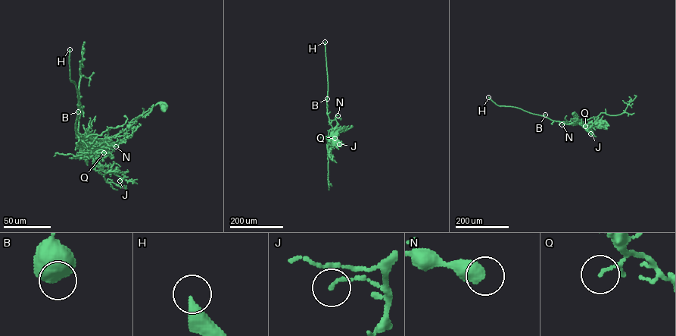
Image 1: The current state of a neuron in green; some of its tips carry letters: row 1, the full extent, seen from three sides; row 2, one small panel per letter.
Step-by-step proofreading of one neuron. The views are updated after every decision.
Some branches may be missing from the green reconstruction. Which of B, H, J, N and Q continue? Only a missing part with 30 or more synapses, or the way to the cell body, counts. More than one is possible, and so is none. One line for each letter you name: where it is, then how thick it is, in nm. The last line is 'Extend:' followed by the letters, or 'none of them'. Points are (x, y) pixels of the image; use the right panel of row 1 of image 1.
H: place (488, 97); calibre 460 nm
Extend: H

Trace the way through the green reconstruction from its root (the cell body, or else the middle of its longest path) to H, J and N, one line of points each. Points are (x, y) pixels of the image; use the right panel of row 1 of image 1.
H: (573, 114), (577, 114), (577, 121), (553, 120), (516, 108), (499, 105), (488, 97)
J: (573, 114), (577, 114), (577, 121), (590, 133)
N: (573, 114), (577, 114), (577, 121), (582, 125), (562, 124)

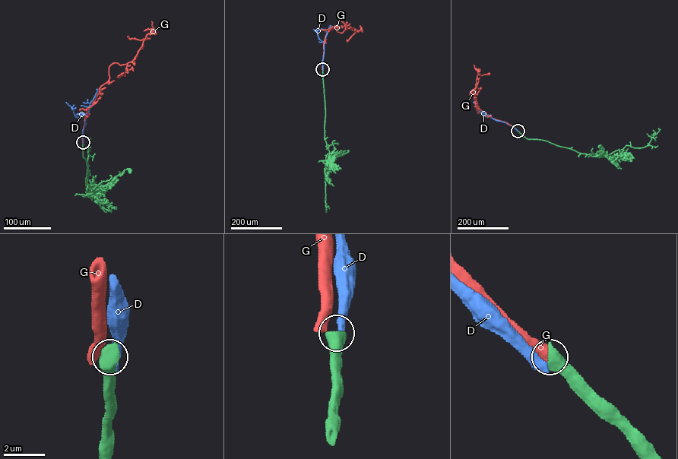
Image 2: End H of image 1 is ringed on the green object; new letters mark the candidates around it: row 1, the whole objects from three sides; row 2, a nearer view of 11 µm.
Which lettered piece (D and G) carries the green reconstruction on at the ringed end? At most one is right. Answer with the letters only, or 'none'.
none

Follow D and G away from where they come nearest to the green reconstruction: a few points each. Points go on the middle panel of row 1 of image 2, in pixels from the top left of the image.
D: (322, 69), (324, 44), (330, 25)
G: (322, 69), (324, 41), (331, 27), (337, 26), (341, 33), (355, 29), (346, 39)

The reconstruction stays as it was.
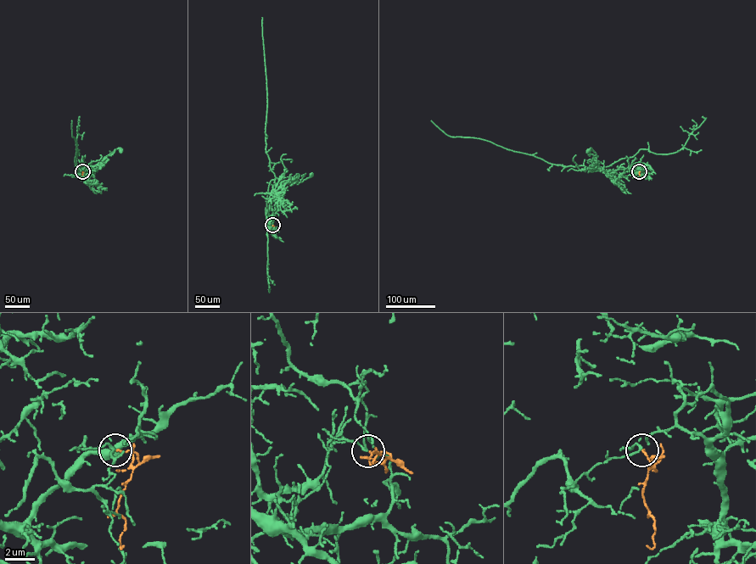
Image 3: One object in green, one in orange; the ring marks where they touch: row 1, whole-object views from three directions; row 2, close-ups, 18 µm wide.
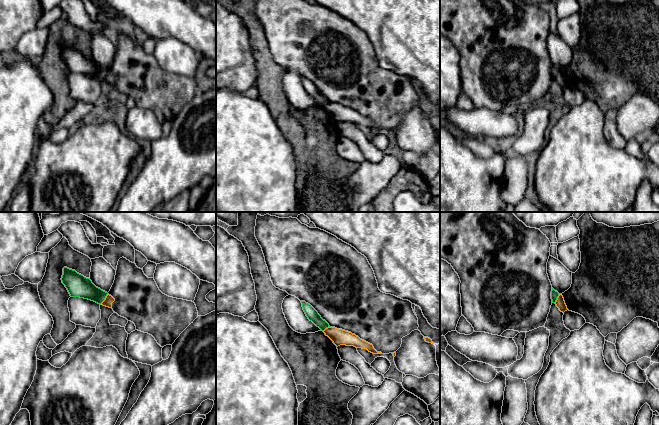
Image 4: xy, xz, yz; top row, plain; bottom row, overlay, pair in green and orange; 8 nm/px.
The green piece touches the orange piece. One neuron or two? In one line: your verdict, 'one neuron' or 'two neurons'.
two neurons

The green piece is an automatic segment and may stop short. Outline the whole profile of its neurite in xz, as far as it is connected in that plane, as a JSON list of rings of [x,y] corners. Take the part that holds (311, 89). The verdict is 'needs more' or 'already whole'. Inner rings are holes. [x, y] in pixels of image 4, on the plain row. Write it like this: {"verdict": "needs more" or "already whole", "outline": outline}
{"verdict": "already whole", "outline": [[[301,77],[303,86],[310,97],[312,97],[317,103],[319,103],[322,107],[326,104],[330,103],[329,100],[321,94],[318,88],[305,77]]]}

